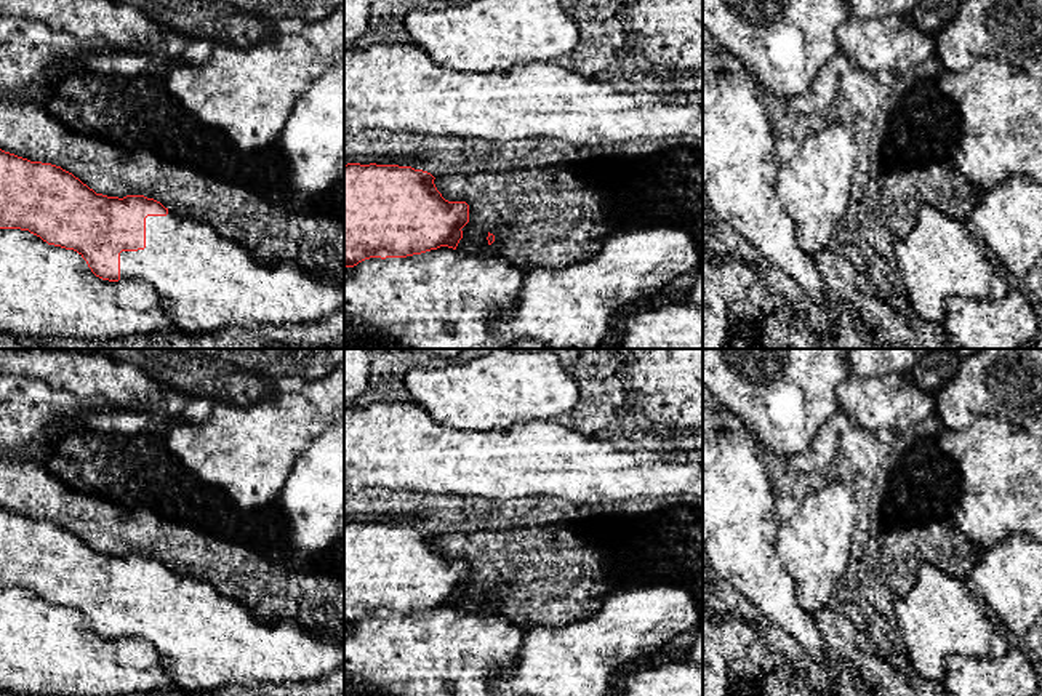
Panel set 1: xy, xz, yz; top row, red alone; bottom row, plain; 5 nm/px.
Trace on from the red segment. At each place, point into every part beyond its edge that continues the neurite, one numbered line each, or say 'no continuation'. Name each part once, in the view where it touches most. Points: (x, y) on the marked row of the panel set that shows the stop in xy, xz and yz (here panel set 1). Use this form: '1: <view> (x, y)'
1: xy (207, 284)

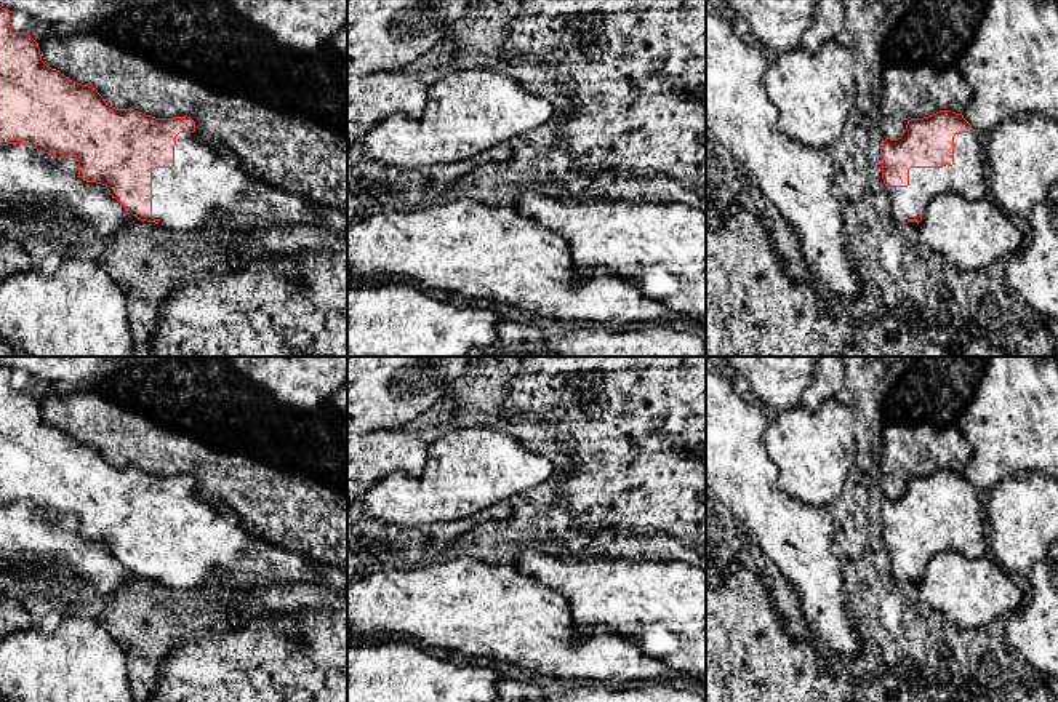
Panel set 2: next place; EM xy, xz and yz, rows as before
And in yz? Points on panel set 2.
1: yz (965, 176)

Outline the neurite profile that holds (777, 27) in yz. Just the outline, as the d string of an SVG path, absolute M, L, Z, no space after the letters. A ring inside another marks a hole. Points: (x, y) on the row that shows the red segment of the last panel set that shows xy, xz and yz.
M725 0L743 18L757 45L783 54L802 46L818 0Z

